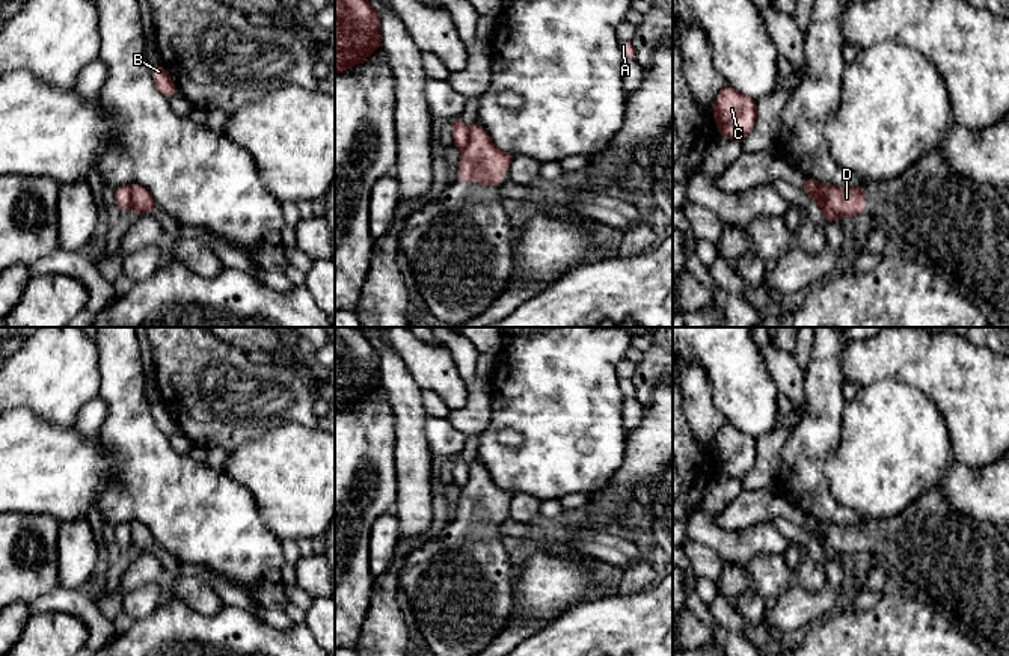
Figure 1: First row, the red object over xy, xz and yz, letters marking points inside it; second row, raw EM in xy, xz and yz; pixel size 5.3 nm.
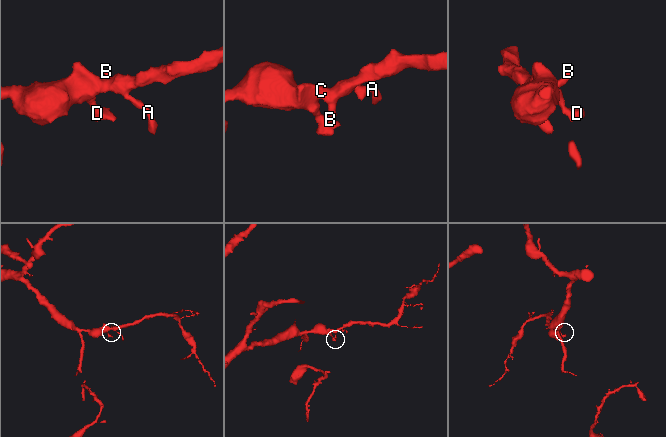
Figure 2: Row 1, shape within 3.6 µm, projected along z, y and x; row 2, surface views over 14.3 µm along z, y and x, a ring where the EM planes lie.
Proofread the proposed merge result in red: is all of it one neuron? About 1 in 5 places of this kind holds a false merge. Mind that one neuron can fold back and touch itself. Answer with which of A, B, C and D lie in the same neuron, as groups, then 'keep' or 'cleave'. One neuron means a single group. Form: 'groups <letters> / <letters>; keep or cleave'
groups A B C / D; cleave

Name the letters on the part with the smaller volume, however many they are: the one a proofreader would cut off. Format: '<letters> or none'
D

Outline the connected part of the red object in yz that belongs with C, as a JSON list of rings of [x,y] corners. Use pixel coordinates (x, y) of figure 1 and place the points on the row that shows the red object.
[[[725,84],[715,100],[712,113],[718,134],[742,143],[756,124],[757,101]]]

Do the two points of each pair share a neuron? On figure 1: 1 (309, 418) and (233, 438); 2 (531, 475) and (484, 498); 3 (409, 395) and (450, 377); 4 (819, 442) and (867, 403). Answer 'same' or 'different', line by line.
1: same
2: different
3: different
4: different

